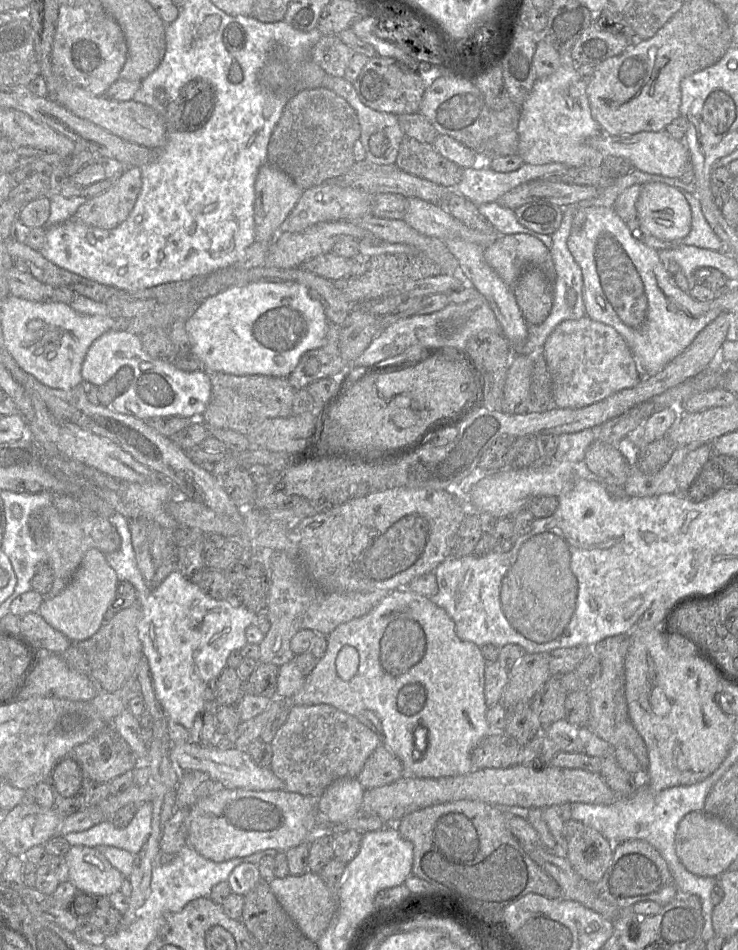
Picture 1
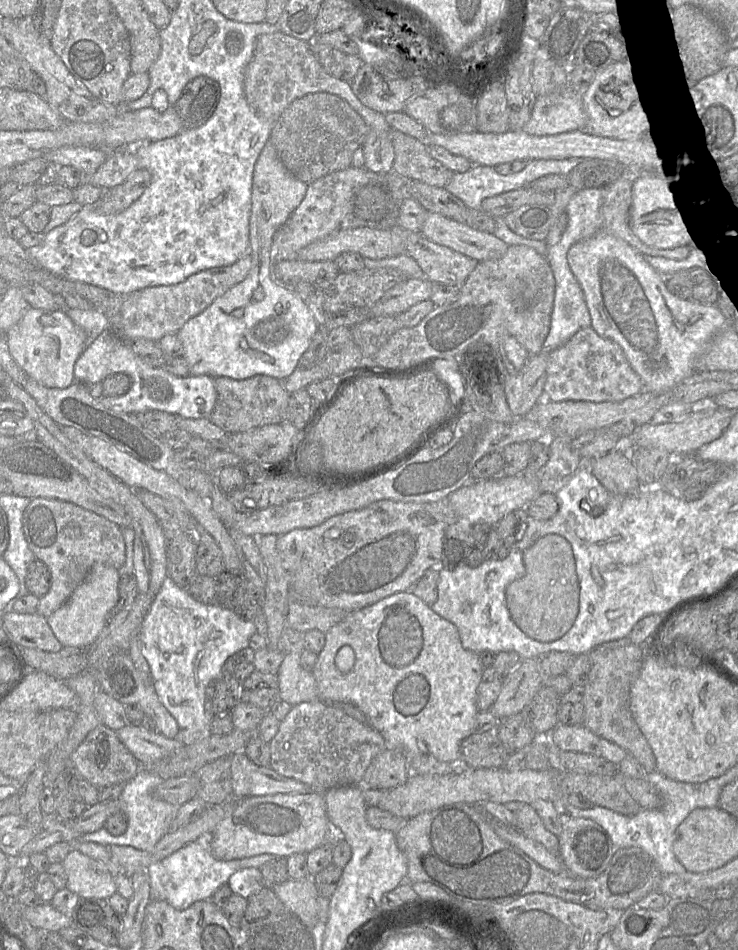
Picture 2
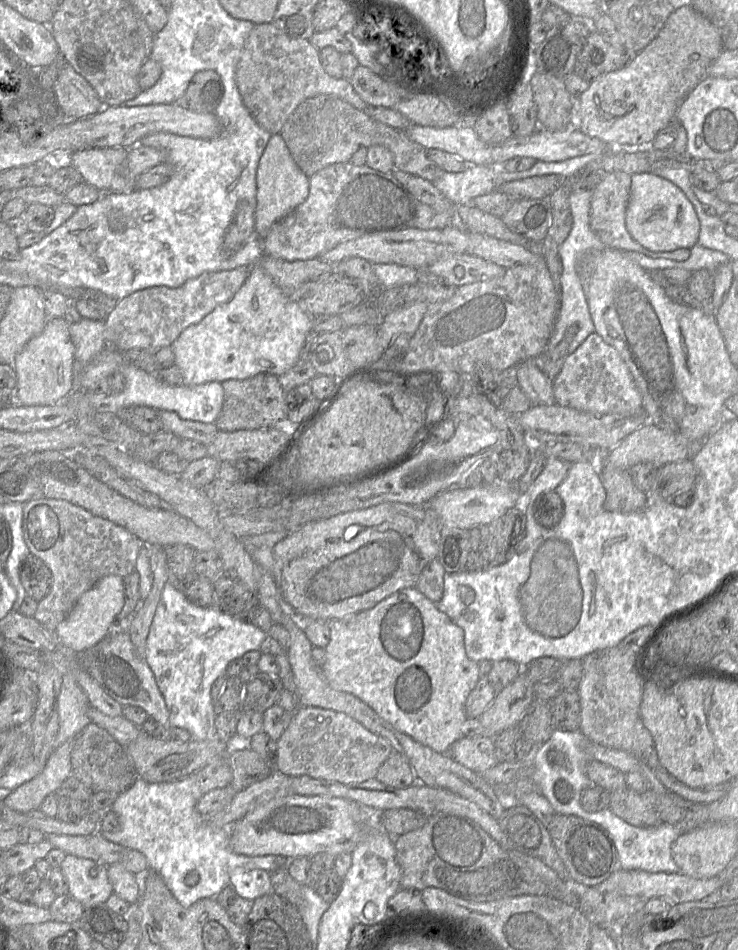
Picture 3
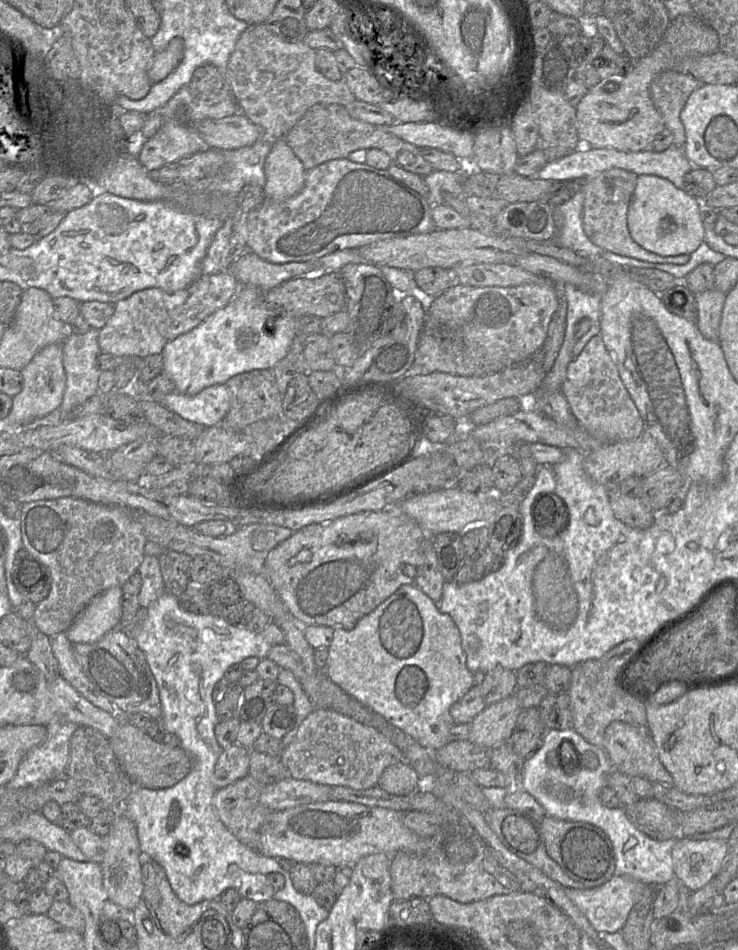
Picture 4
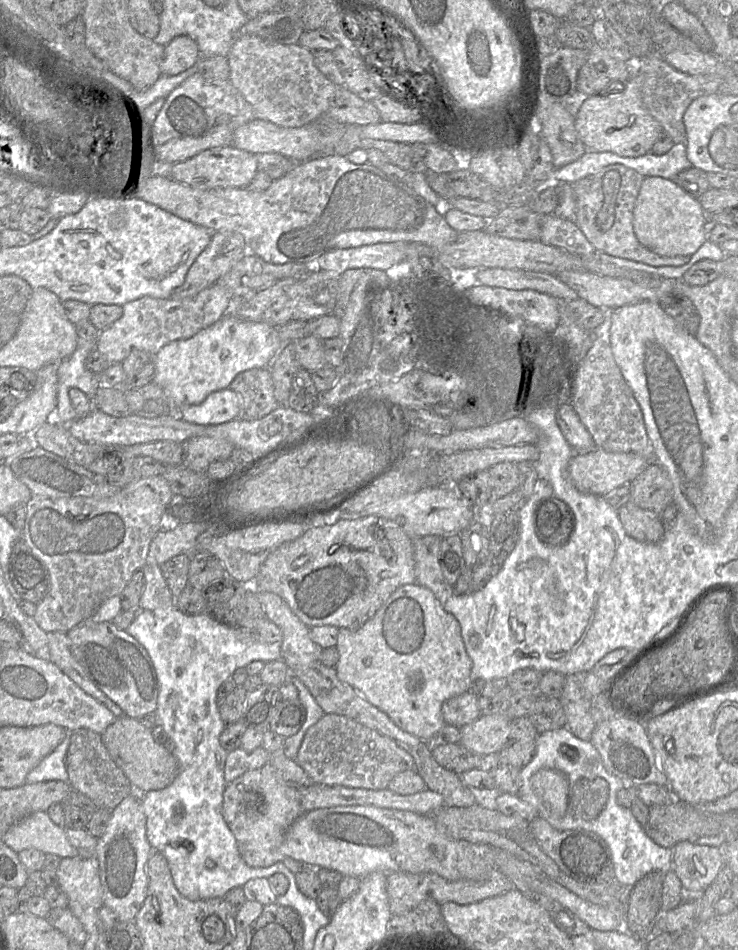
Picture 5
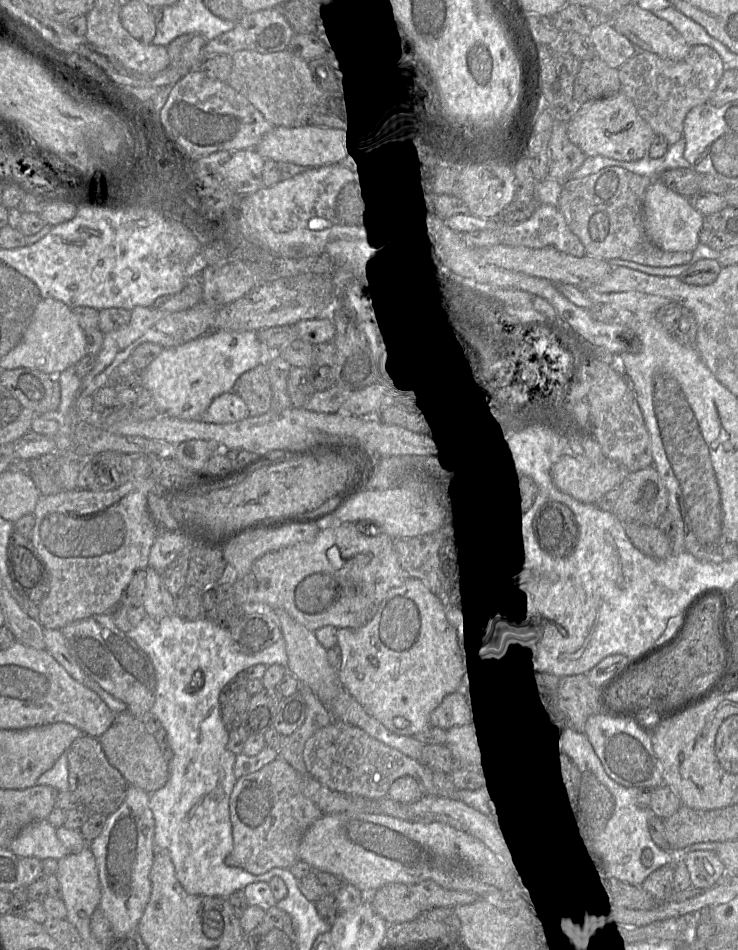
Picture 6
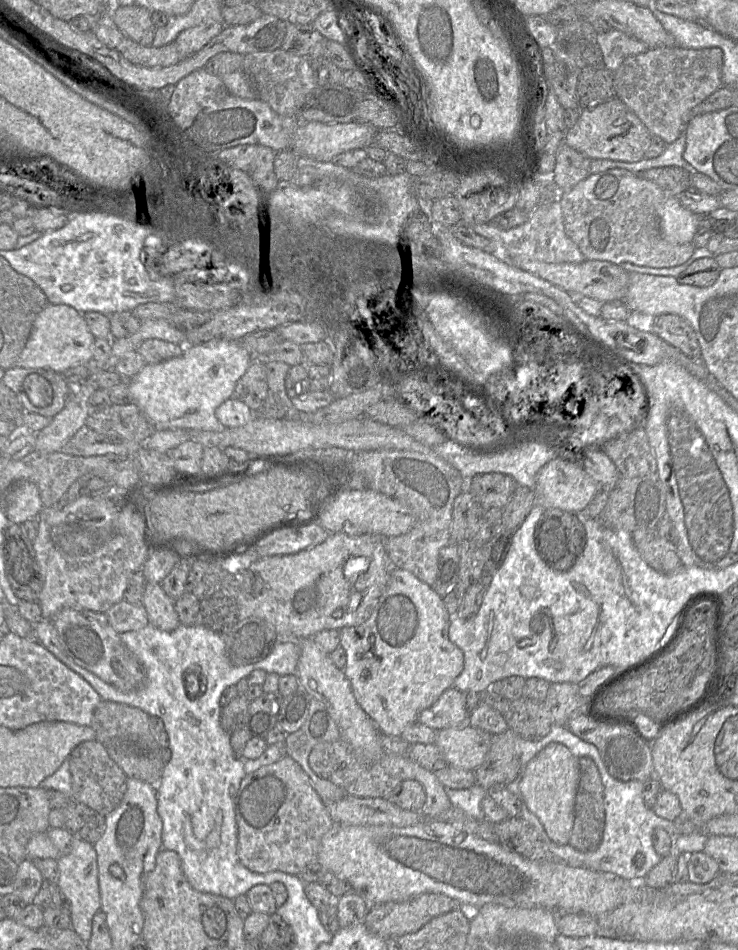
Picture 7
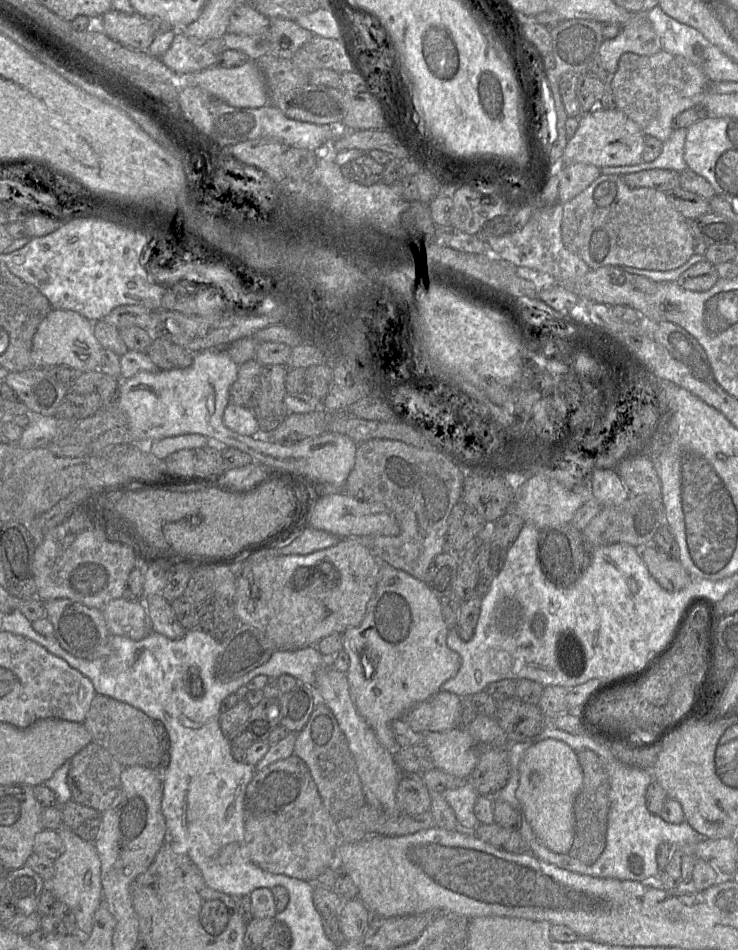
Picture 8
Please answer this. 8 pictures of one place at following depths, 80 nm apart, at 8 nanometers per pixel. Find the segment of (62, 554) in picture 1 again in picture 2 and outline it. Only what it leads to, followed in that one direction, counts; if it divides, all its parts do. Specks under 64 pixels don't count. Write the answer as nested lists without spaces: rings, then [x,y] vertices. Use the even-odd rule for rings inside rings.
[[[48,498],[31,499],[23,512],[22,525],[29,548],[34,553],[36,559],[46,564],[51,575],[51,587],[40,598],[36,612],[45,618],[49,617],[70,598],[74,590],[85,580],[96,563],[110,564],[119,569],[125,562],[126,549],[121,528],[107,518],[76,504]]]

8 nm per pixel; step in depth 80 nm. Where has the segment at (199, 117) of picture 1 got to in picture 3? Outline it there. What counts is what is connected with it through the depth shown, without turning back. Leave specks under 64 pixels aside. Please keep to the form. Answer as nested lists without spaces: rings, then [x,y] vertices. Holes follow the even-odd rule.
[[[202,70],[191,79],[184,104],[192,112],[212,113],[218,107],[224,93],[220,75],[214,70]]]

